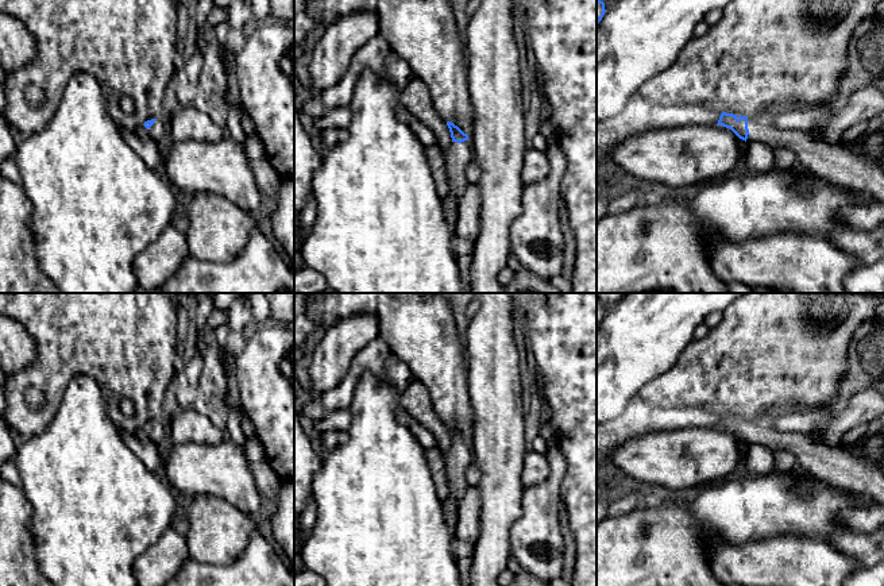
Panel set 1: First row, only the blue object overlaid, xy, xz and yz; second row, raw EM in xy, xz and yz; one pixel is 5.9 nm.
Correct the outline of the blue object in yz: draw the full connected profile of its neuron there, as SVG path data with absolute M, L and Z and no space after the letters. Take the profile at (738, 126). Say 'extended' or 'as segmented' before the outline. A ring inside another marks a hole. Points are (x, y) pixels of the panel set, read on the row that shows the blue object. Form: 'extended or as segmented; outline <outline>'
extended; outline M722 112L717 126L730 128L740 139L749 142L763 142L772 149L790 149L798 155L798 163L808 167L817 176L853 189L864 190L873 197L884 201L884 171L873 162L848 151L842 144L831 144L821 139L812 139L800 130L781 130L763 119L748 119Z

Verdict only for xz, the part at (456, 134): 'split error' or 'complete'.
split error

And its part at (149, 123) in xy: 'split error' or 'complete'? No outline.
split error

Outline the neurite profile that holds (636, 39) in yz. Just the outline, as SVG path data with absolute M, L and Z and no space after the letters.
M617 0L615 5L607 9L597 24L597 122L621 112L629 97L638 92L640 86L649 78L671 68L679 58L680 51L694 38L694 30L706 14L714 8L725 8L731 0Z

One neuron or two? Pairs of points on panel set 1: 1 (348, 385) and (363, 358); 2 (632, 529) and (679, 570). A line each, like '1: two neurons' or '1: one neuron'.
1: one neuron
2: one neuron

